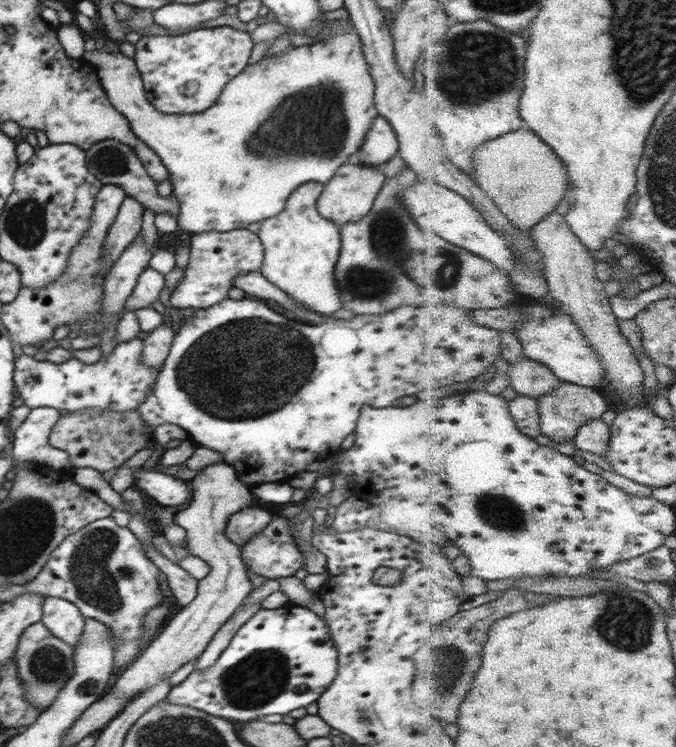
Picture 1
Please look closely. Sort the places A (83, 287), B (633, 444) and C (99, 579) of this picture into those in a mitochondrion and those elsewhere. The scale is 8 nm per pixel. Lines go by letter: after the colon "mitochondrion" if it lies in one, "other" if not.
A: other
B: other
C: mitochondrion

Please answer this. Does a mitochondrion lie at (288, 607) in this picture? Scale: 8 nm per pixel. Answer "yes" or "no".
no

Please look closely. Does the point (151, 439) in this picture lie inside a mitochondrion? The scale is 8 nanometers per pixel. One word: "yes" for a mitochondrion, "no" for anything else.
no

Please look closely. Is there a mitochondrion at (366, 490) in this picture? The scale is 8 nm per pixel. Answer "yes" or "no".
no

